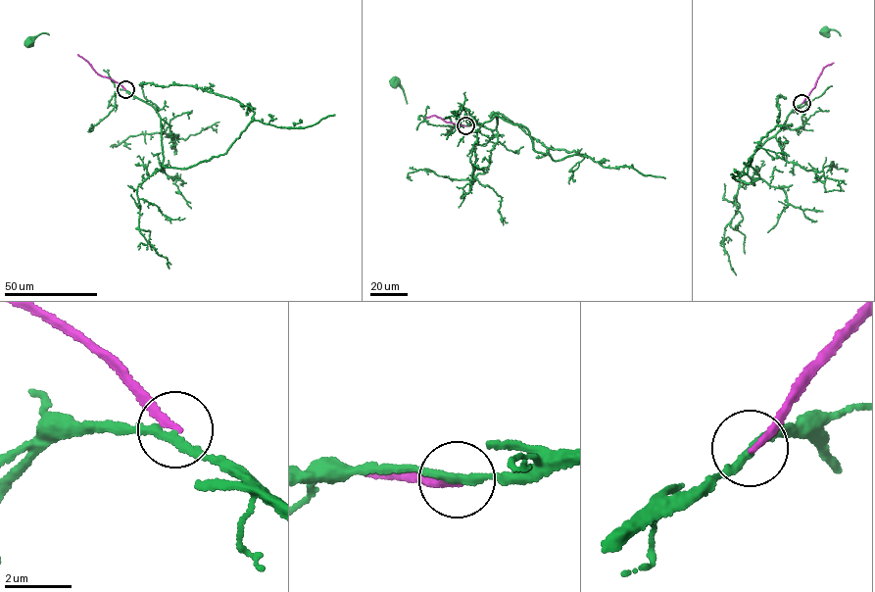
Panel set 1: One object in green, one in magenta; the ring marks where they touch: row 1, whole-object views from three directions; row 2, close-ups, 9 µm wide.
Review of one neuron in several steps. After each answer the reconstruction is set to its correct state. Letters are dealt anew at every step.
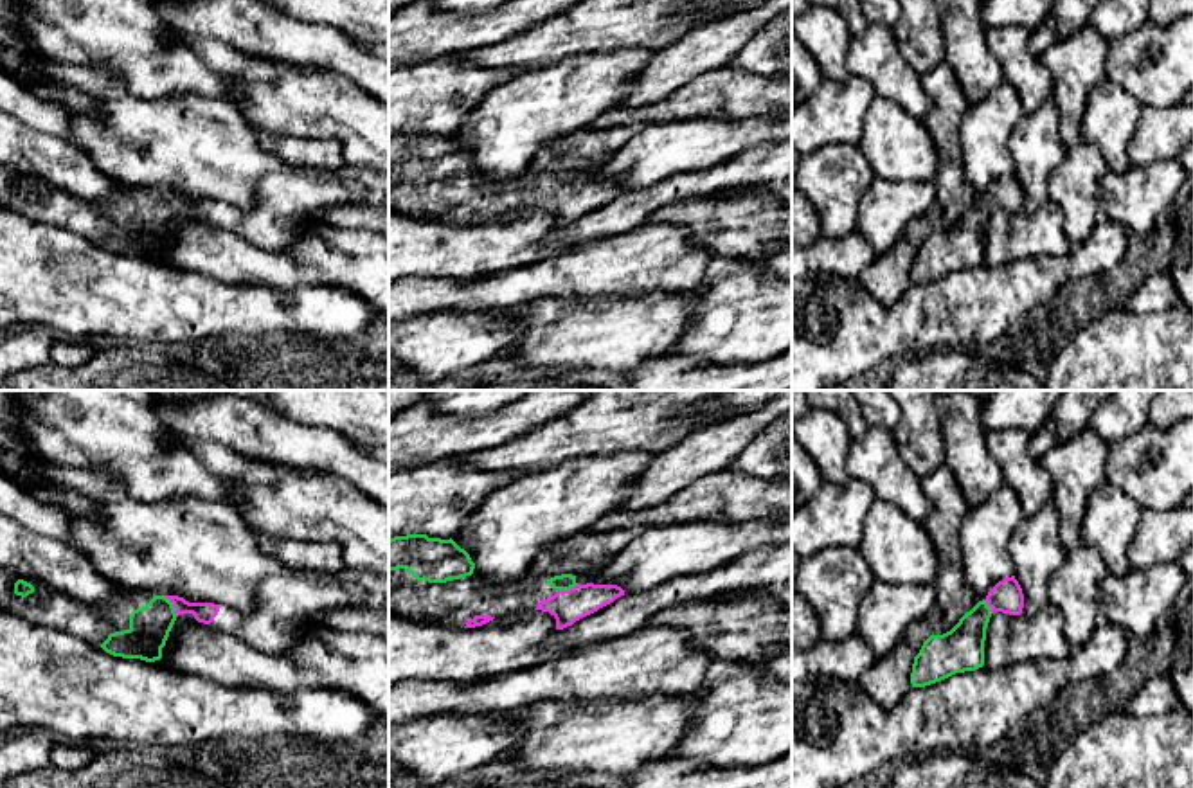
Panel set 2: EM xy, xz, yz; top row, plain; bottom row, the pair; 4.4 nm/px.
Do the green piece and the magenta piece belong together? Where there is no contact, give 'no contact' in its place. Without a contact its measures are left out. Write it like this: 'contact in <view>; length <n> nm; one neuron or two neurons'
contact in xy; length 120 nm; one neuron

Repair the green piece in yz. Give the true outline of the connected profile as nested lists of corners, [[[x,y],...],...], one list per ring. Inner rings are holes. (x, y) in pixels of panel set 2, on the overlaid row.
[[[1015,576],[999,581],[988,595],[943,635],[930,635],[914,657],[910,684],[925,687],[955,673],[984,666],[986,628],[993,612],[1020,615],[1024,594]]]

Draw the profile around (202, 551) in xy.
[[[40,457],[27,461],[25,470],[11,477],[34,497],[41,491],[68,491],[92,504],[83,516],[68,513],[67,543],[85,552],[119,588],[178,595],[189,603],[225,604],[239,613],[250,613],[257,606],[257,590],[265,579],[295,572],[259,547],[257,534],[234,506],[207,502],[202,497],[140,502],[117,484],[108,468],[63,466]]]

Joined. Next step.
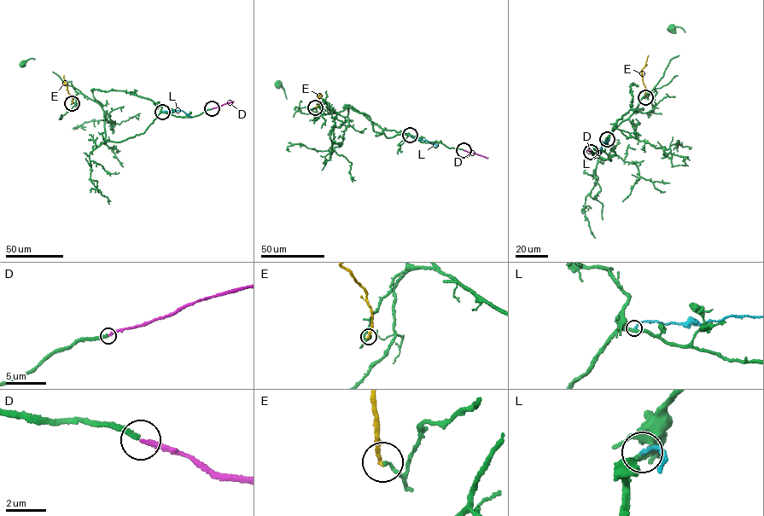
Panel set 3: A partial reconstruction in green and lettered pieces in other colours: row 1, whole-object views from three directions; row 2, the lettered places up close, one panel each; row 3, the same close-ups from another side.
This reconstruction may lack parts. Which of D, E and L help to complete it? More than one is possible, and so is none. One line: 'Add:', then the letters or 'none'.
Add: D

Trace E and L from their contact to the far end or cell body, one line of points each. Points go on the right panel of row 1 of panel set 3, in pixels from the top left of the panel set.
E: (645, 97), (641, 71), (648, 55)
L: (607, 139), (597, 156)

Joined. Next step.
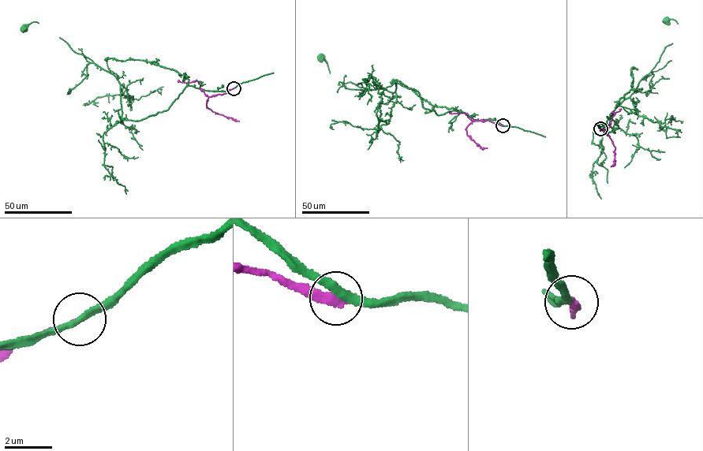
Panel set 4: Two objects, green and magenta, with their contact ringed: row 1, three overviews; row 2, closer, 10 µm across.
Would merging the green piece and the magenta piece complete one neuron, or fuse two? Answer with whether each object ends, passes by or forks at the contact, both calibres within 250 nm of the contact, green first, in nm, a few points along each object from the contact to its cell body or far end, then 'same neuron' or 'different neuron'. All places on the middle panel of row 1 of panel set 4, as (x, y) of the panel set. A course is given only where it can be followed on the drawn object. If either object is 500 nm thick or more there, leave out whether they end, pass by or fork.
green passes by | magenta ends | 280/320 nm | green via (502, 125), (454, 110), (439, 115), (423, 106), (416, 90), (396, 82), (394, 92), (344, 83), (322, 58) | magenta via (502, 125), (487, 121), (476, 121), (466, 127), (467, 134), (472, 139), (482, 148), (487, 148) | different neuron

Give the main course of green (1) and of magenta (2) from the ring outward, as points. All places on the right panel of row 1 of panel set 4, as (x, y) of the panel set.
1: (600, 128), (610, 124), (612, 114), (618, 128), (615, 132), (601, 129), (672, 43), (678, 24), (667, 20)
2: (600, 128), (600, 131), (606, 130), (615, 147), (614, 164), (611, 166)

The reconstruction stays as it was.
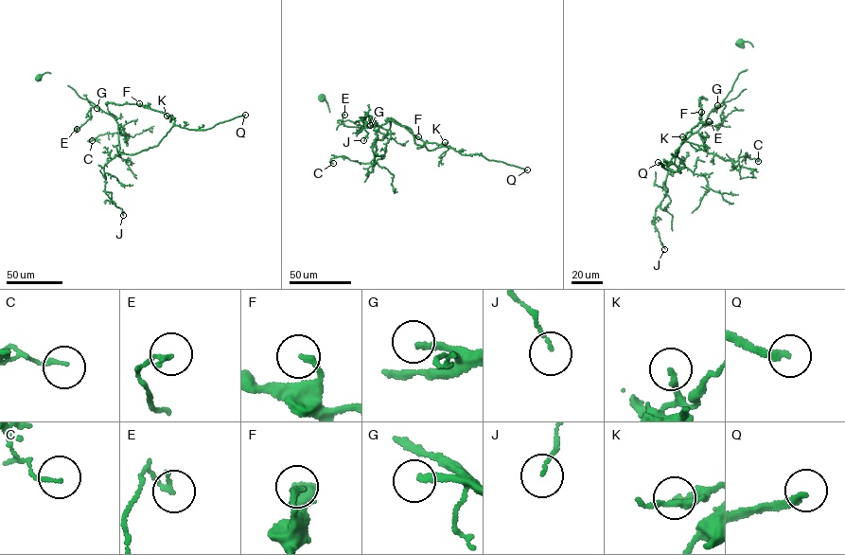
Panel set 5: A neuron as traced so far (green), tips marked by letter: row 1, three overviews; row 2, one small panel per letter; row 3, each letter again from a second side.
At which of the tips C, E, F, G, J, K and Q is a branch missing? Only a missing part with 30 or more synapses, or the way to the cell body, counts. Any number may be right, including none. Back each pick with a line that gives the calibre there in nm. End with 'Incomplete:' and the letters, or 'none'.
G: 200 nm thick
Q: 220 nm thick
Incomplete: G, Q

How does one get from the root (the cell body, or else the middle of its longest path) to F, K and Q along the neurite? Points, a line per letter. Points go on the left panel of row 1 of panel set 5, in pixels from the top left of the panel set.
F: (39, 78), (49, 72), (114, 116), (122, 153), (133, 154), (156, 146), (174, 121), (139, 103)
K: (39, 78), (49, 72), (114, 116), (120, 153), (133, 154), (156, 146), (174, 121), (167, 116)
Q: (39, 78), (49, 72), (114, 116), (122, 153), (133, 154), (156, 146), (174, 125), (204, 130), (245, 115)

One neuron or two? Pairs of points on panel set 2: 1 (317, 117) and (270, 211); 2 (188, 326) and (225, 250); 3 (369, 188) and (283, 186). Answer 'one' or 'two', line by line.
1: two
2: two
3: one

